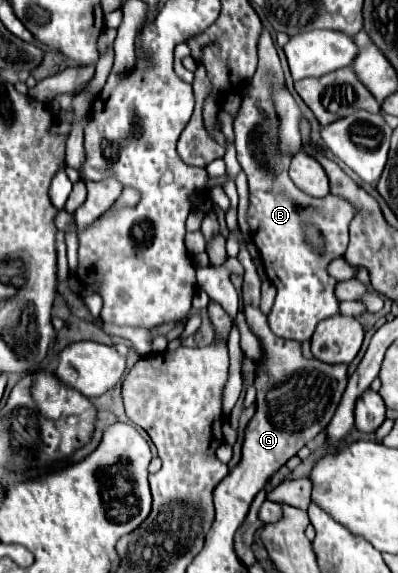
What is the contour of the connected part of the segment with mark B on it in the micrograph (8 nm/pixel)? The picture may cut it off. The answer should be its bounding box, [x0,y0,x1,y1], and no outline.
[235,29,355,341]

